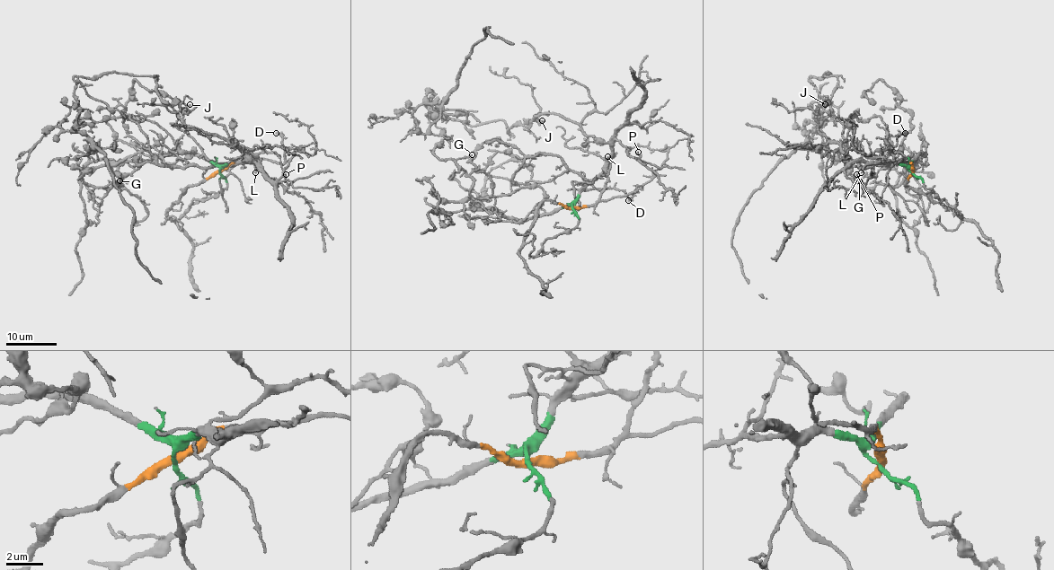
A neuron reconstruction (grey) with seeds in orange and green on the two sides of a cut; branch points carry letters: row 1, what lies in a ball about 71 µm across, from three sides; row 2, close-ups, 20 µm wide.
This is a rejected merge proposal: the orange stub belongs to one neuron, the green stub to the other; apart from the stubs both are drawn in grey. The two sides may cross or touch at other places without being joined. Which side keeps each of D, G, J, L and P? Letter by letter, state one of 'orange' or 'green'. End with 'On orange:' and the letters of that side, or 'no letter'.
D: orange
G: green
J: green
L: green
P: green
On orange: D

